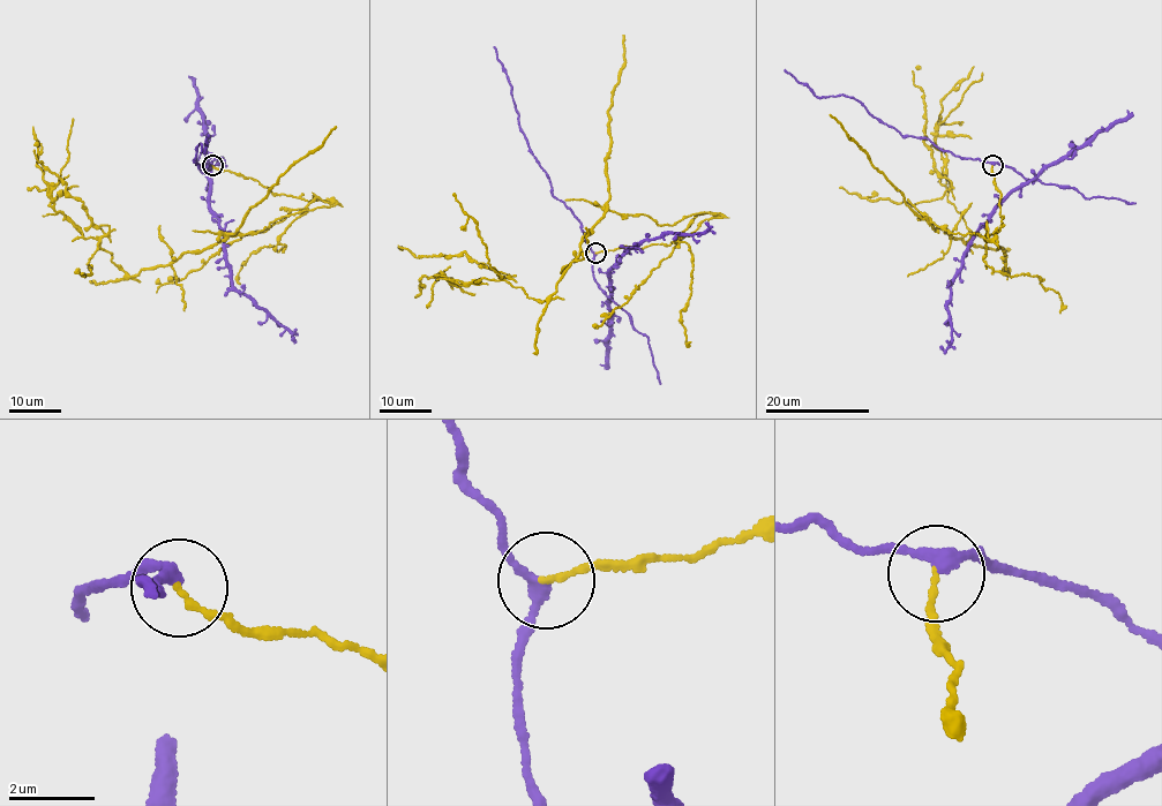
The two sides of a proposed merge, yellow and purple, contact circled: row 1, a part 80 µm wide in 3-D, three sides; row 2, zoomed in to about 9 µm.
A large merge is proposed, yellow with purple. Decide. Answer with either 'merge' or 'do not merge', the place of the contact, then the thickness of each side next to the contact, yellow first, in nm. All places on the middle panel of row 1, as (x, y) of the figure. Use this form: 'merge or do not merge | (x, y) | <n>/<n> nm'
do not merge | (596, 253) | 140/240 nm

